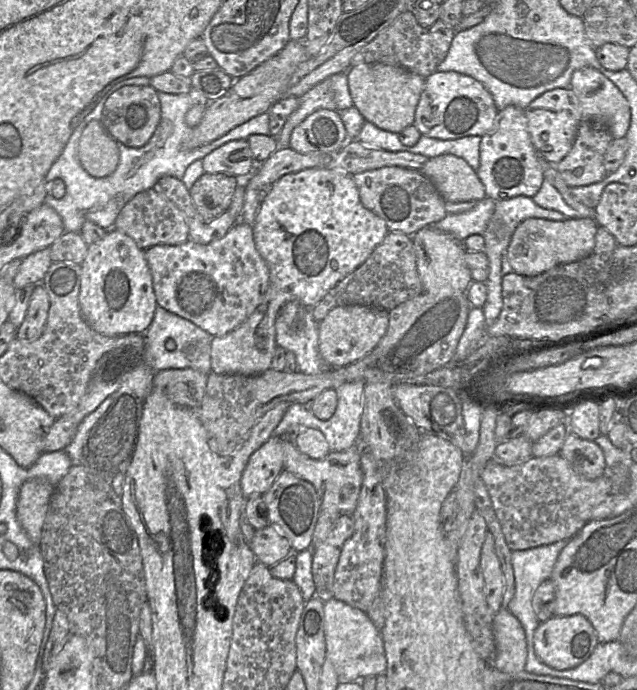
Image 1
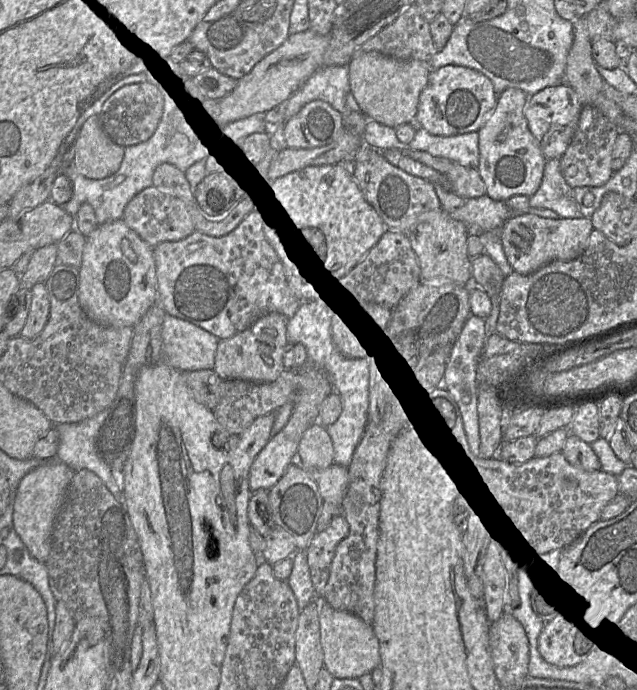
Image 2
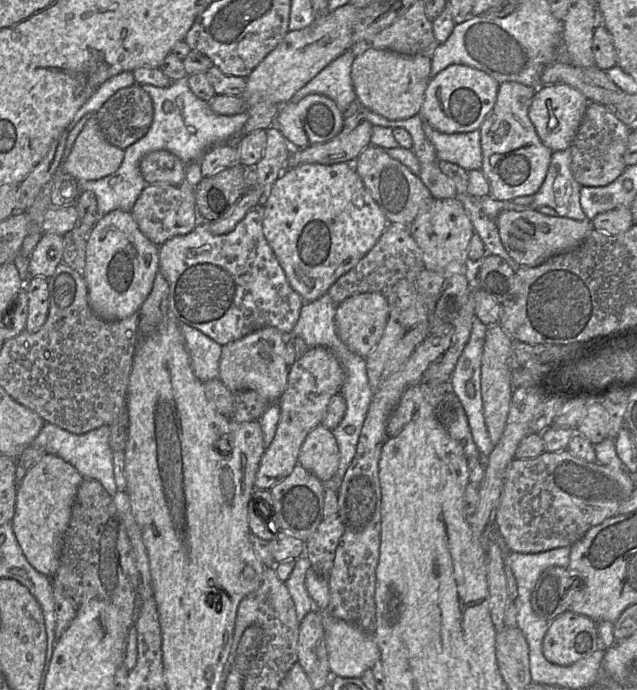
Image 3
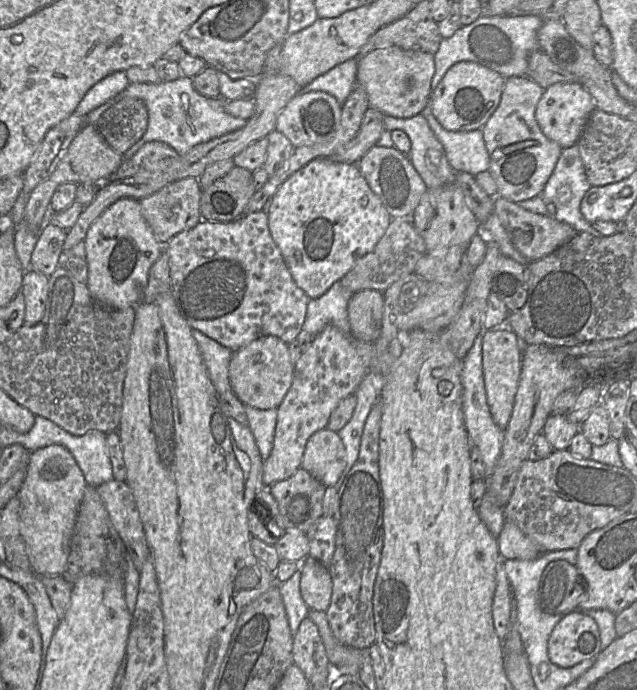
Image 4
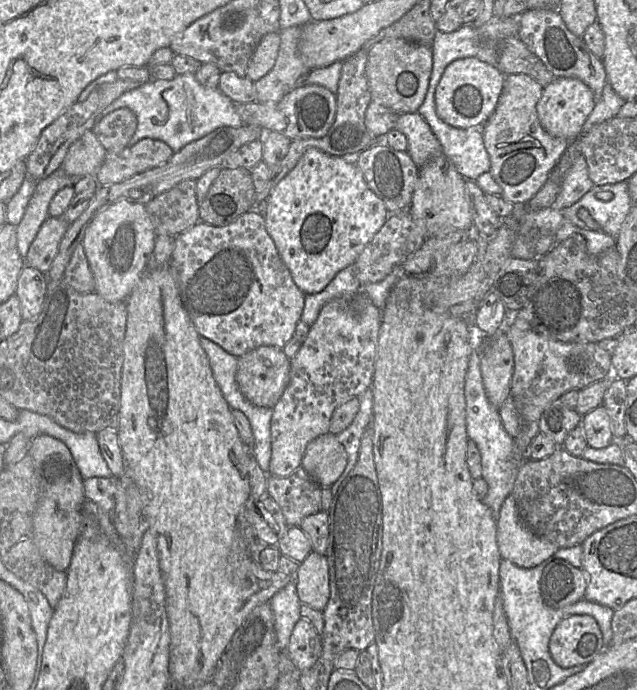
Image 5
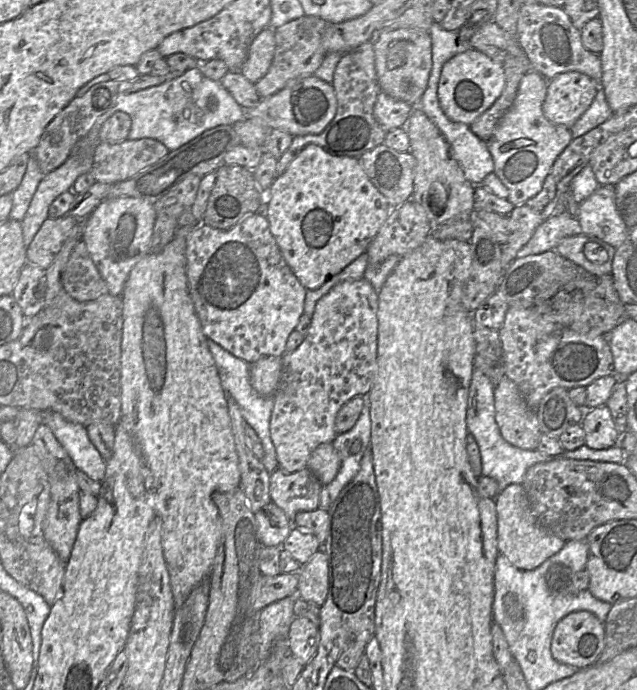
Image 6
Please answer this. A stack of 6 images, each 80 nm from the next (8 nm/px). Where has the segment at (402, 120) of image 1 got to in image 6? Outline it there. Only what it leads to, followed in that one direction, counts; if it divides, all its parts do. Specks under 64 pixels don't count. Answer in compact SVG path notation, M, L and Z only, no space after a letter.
M417 29L381 31L373 40L373 50L380 91L396 100L418 106L427 88L432 67L429 32Z

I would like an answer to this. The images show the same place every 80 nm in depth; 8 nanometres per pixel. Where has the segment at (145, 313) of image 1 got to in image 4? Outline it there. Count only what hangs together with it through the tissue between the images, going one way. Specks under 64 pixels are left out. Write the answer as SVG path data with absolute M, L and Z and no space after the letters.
M122 198L114 202L89 227L84 239L89 292L108 308L135 307L142 301L149 270L164 251L143 218L139 201Z

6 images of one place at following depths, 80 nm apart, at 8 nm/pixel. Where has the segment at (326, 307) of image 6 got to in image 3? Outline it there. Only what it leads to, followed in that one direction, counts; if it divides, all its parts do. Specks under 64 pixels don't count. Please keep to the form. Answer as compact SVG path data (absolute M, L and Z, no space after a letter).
M311 347L306 353L298 358L289 369L287 387L278 400L280 407L280 419L277 430L271 444L265 449L265 452L260 460L260 464L255 476L255 489L267 489L287 477L298 463L298 455L300 448L308 435L321 422L326 414L326 410L331 398L340 393L340 389L344 383L345 372L337 359L337 357L328 349L324 347Z

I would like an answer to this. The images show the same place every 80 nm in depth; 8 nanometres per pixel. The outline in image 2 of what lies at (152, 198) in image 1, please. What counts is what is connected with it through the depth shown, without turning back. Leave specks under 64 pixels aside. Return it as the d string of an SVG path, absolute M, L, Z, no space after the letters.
M153 185L133 197L124 209L122 220L151 247L159 243L179 241L195 230L191 215L182 200Z

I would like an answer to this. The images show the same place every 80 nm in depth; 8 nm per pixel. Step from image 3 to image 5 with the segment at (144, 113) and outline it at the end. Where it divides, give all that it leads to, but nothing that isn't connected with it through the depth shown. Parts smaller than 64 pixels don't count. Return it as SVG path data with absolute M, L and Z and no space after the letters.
M119 108L99 119L93 132L108 152L118 153L128 146L137 128L137 118L128 108Z

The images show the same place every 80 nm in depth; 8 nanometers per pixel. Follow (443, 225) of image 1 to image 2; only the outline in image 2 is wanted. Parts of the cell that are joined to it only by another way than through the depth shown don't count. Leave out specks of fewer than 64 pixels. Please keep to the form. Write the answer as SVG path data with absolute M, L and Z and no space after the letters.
M484 194L466 199L462 207L449 212L451 217L466 225L469 233L480 234L489 230L500 230L511 216L506 201L497 201Z

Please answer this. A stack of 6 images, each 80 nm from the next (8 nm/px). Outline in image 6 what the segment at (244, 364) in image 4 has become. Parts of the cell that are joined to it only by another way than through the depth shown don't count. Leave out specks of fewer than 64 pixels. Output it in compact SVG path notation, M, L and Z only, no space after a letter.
M265 356L250 365L250 382L254 390L263 396L273 396L279 386L282 373L280 356Z

